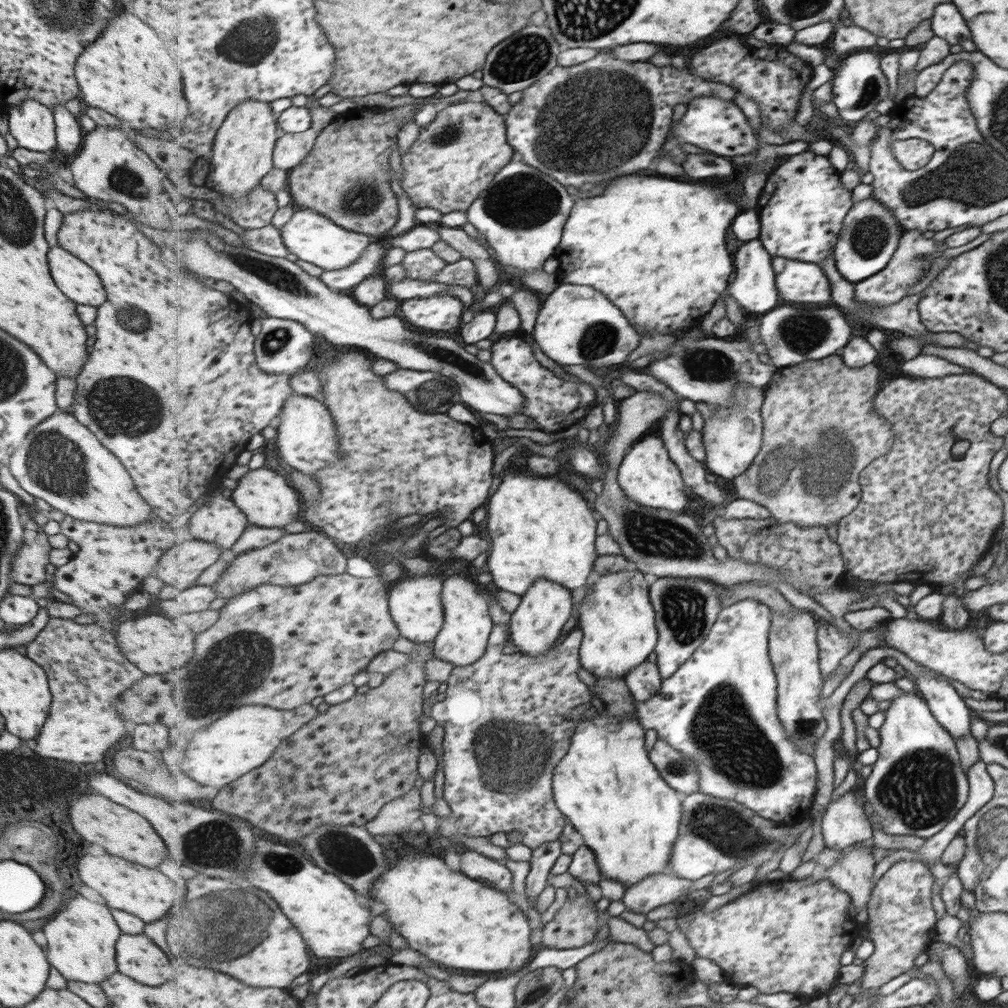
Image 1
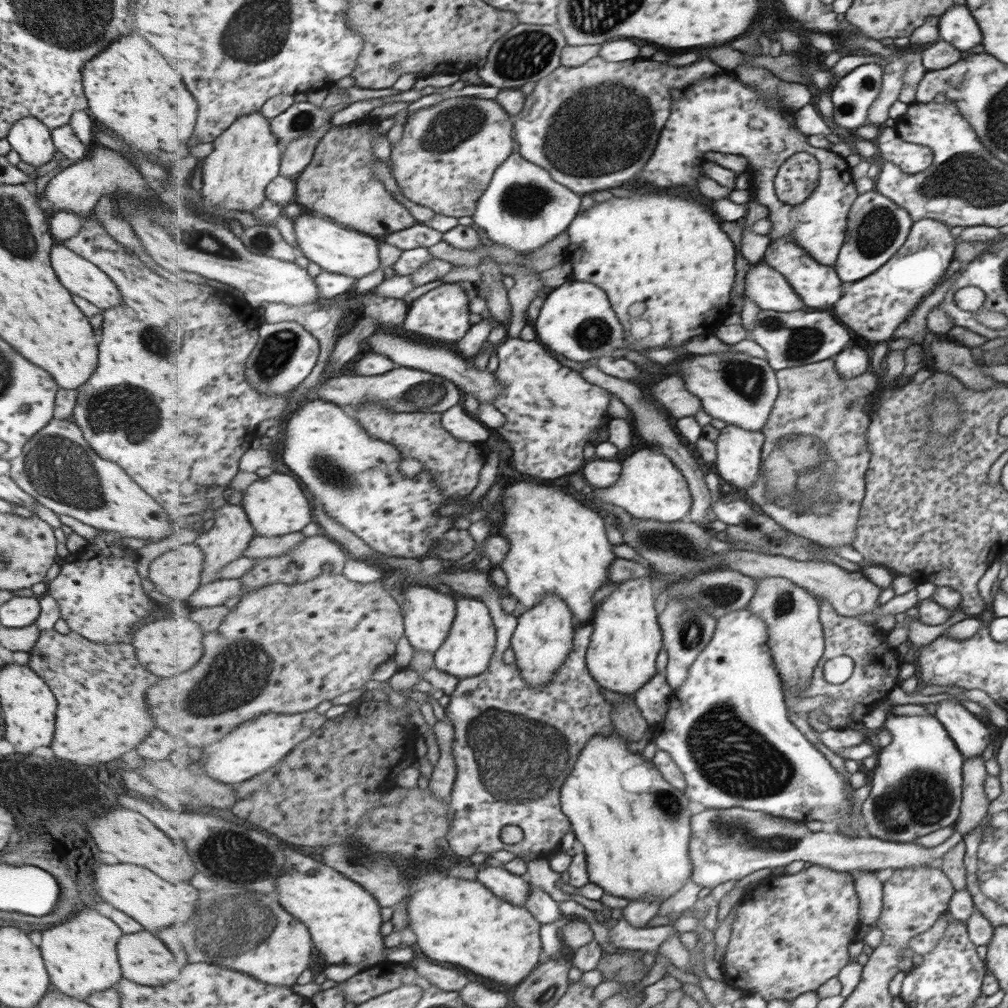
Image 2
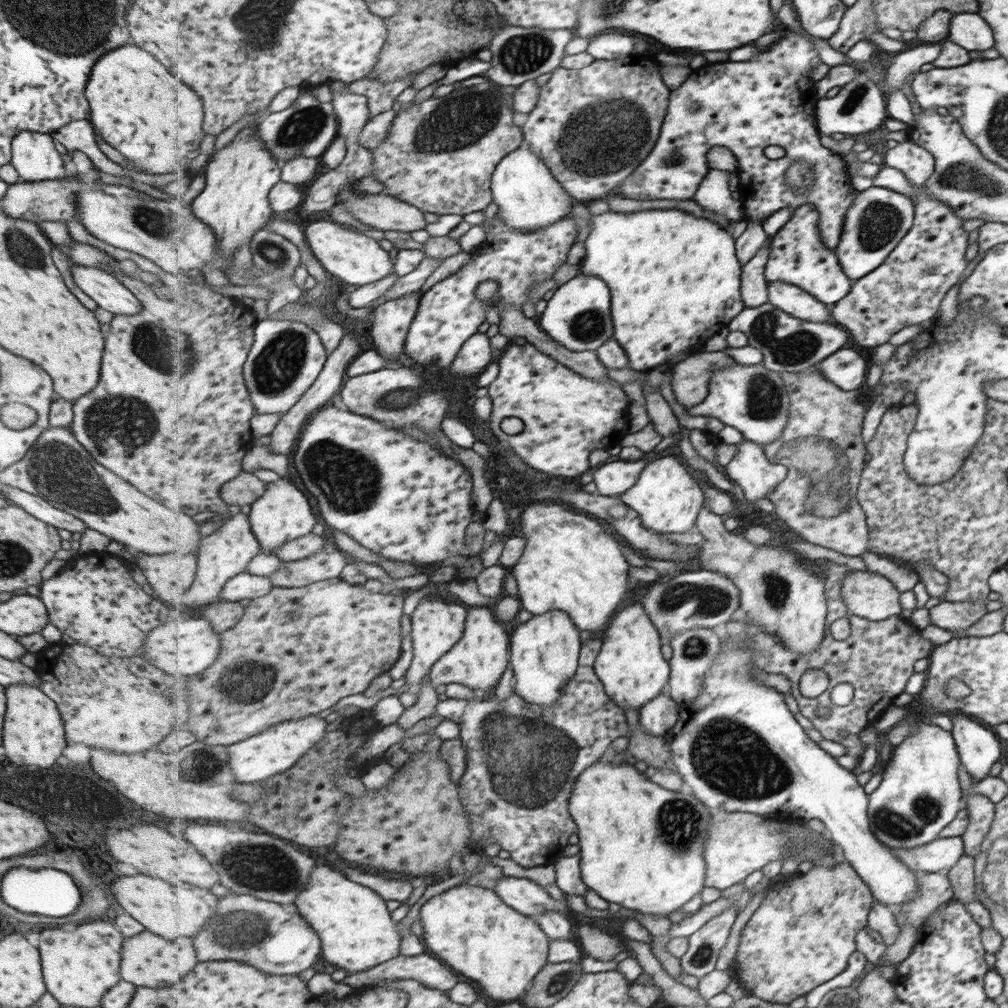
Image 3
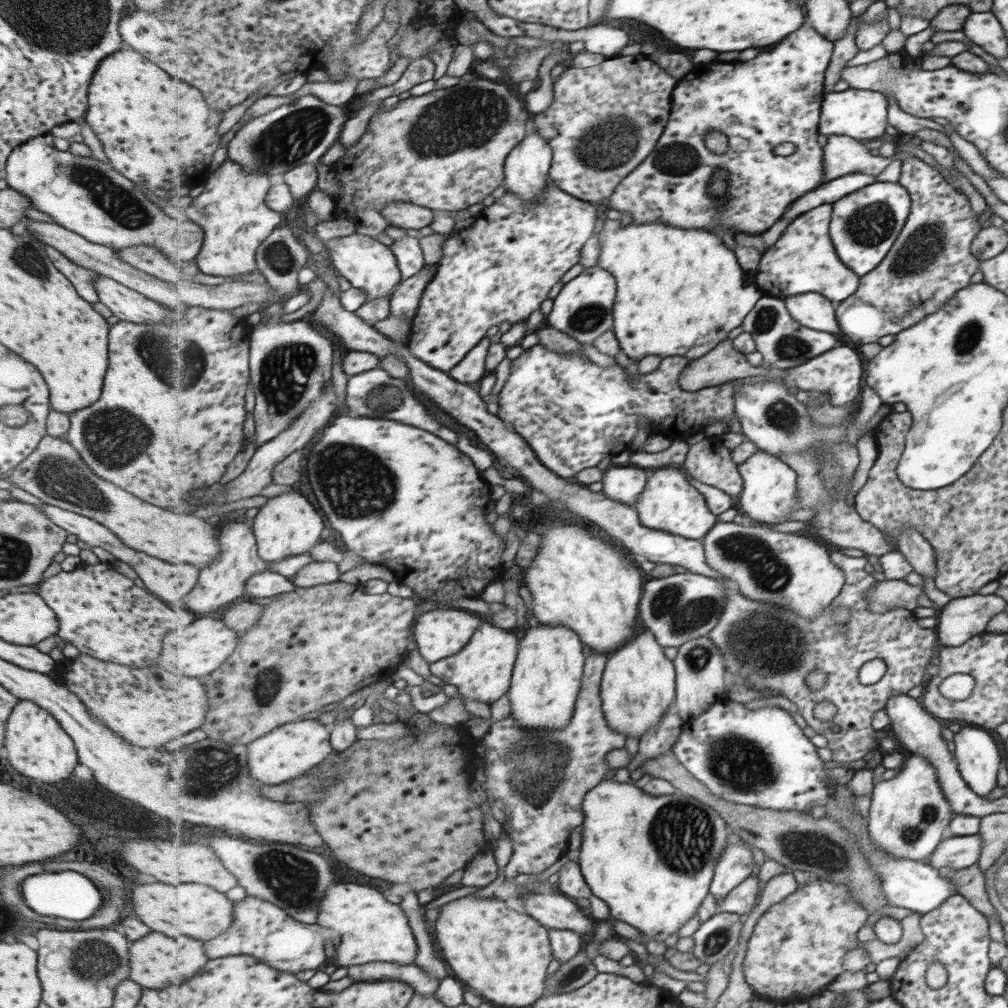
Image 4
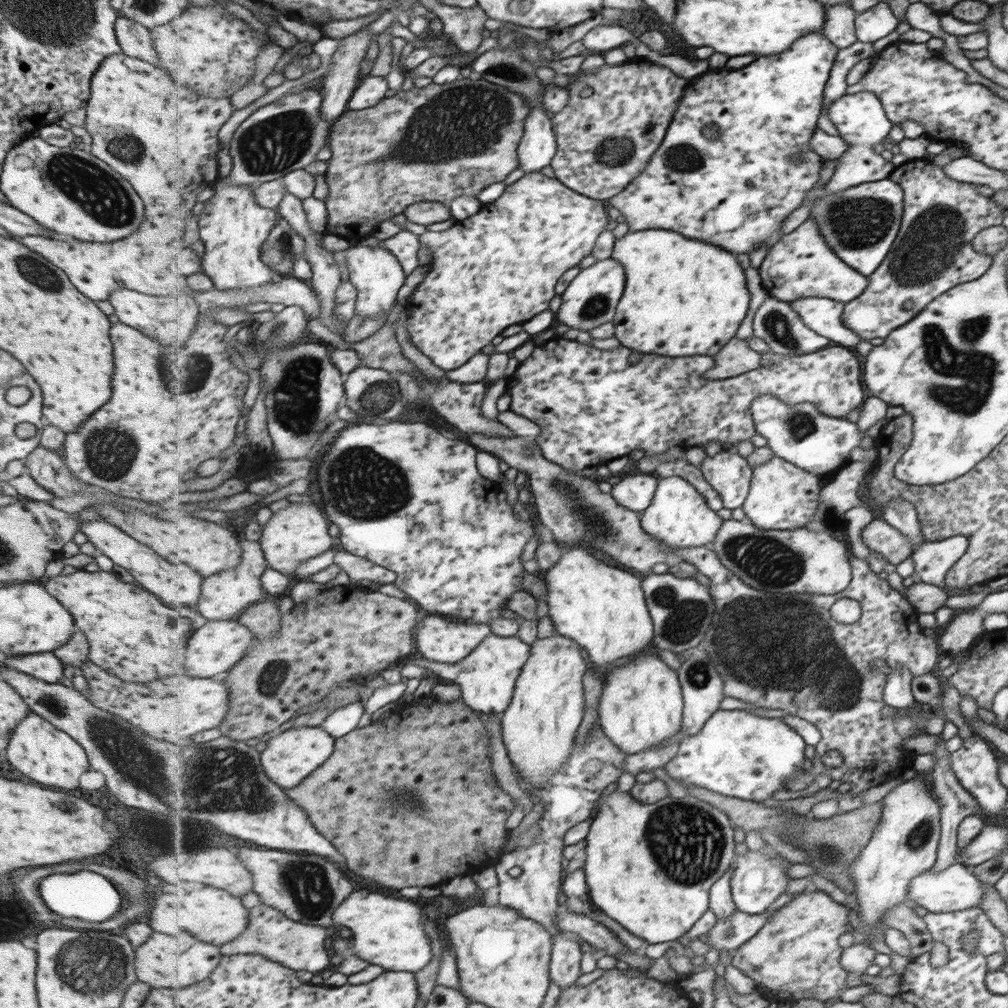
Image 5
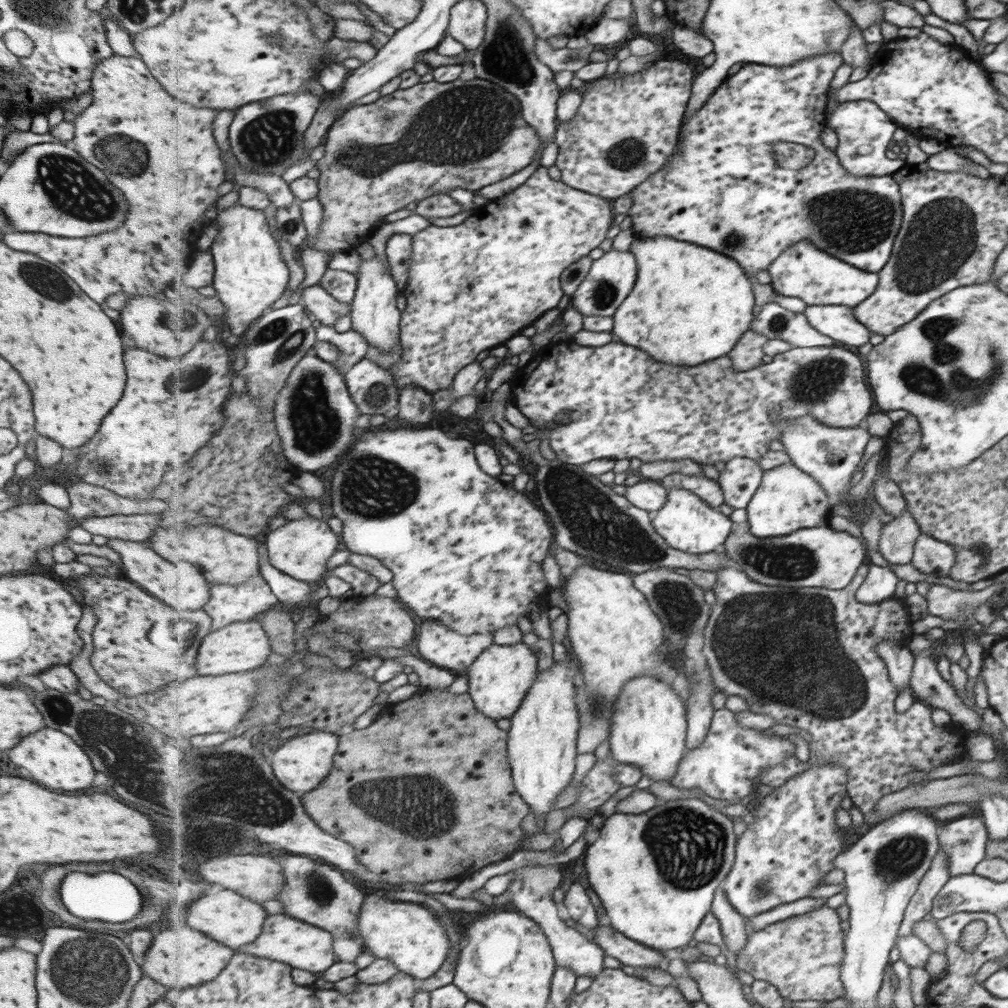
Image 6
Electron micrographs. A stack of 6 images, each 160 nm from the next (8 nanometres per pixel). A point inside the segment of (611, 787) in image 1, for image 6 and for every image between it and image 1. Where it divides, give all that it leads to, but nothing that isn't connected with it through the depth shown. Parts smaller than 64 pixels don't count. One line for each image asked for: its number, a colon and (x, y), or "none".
2: (635, 828)
3: (642, 846)
4: (651, 859)
5: (652, 871)
6: (656, 873)

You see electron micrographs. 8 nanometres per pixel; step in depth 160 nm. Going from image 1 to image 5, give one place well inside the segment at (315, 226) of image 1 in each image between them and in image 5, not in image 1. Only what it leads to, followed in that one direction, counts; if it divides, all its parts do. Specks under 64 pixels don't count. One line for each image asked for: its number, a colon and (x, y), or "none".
2: (333, 247)
3: (355, 257)
4: (366, 263)
5: (377, 273)

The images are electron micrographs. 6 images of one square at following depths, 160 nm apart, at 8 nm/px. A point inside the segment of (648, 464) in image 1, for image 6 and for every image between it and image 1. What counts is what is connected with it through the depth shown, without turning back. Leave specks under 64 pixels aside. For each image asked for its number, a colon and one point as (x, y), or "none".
2: (652, 486)
3: (667, 497)
4: (671, 503)
5: (679, 515)
6: (688, 523)

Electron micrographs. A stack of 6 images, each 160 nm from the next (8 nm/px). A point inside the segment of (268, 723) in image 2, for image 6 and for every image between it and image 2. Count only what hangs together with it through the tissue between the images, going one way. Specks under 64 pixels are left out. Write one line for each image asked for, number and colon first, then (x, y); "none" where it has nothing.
3: (279, 747)
4: (287, 752)
5: (289, 757)
6: (301, 763)

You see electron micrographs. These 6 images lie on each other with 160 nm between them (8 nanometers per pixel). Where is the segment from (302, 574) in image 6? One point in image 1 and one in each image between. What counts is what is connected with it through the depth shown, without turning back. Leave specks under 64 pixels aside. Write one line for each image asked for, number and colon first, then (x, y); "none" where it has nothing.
1: (265, 497)
2: (276, 505)
3: (283, 513)
4: (287, 525)
5: (298, 532)

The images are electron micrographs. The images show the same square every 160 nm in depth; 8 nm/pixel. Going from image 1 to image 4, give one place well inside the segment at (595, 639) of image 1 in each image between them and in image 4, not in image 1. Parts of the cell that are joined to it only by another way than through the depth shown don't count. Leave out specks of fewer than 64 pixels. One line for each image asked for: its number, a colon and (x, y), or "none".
2: (626, 642)
3: (631, 666)
4: (639, 685)

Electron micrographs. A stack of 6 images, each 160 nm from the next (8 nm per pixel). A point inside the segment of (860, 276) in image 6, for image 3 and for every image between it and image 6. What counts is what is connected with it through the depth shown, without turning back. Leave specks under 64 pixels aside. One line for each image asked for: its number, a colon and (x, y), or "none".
3: (798, 255)
4: (804, 259)
5: (802, 264)

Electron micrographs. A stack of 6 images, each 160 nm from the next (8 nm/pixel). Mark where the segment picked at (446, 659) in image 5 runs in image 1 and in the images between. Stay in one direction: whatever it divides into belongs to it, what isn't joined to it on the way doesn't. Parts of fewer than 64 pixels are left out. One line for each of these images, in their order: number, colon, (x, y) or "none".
1: (417, 606)
2: (428, 615)
3: (436, 626)
4: (438, 634)

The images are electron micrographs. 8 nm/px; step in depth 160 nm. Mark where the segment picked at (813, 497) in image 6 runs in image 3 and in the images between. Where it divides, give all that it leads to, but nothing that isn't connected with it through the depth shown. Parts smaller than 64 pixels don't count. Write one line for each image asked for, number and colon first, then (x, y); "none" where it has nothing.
3: (750, 469)
4: (770, 491)
5: (783, 496)

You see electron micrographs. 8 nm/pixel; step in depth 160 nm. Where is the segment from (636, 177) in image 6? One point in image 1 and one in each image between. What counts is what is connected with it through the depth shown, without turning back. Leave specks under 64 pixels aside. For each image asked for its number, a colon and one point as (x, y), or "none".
1: (613, 117)
2: (590, 139)
3: (585, 122)
4: (610, 117)
5: (627, 109)

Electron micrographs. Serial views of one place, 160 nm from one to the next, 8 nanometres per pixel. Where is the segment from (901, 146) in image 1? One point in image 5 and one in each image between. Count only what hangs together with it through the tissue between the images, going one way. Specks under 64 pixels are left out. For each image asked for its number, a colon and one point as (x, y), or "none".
2: (912, 158)
3: (917, 163)
4: (931, 261)
5: (933, 254)

